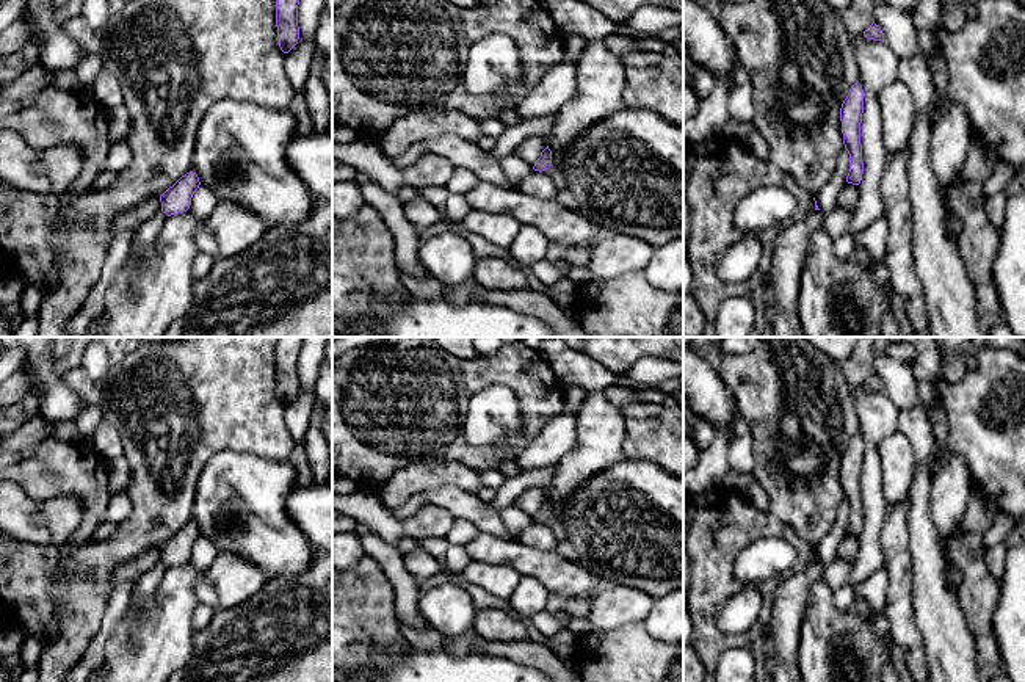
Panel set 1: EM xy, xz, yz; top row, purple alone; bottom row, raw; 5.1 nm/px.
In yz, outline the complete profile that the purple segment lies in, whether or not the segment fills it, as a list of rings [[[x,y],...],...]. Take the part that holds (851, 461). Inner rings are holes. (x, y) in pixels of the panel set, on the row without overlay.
[[[856,433],[840,459],[843,495],[849,505],[849,524],[846,533],[859,536],[864,525],[862,495],[860,495],[860,473],[864,464],[864,441]]]

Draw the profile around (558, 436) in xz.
[[[564,404],[556,415],[519,452],[516,463],[520,472],[547,469],[558,464],[575,445],[577,417]]]

